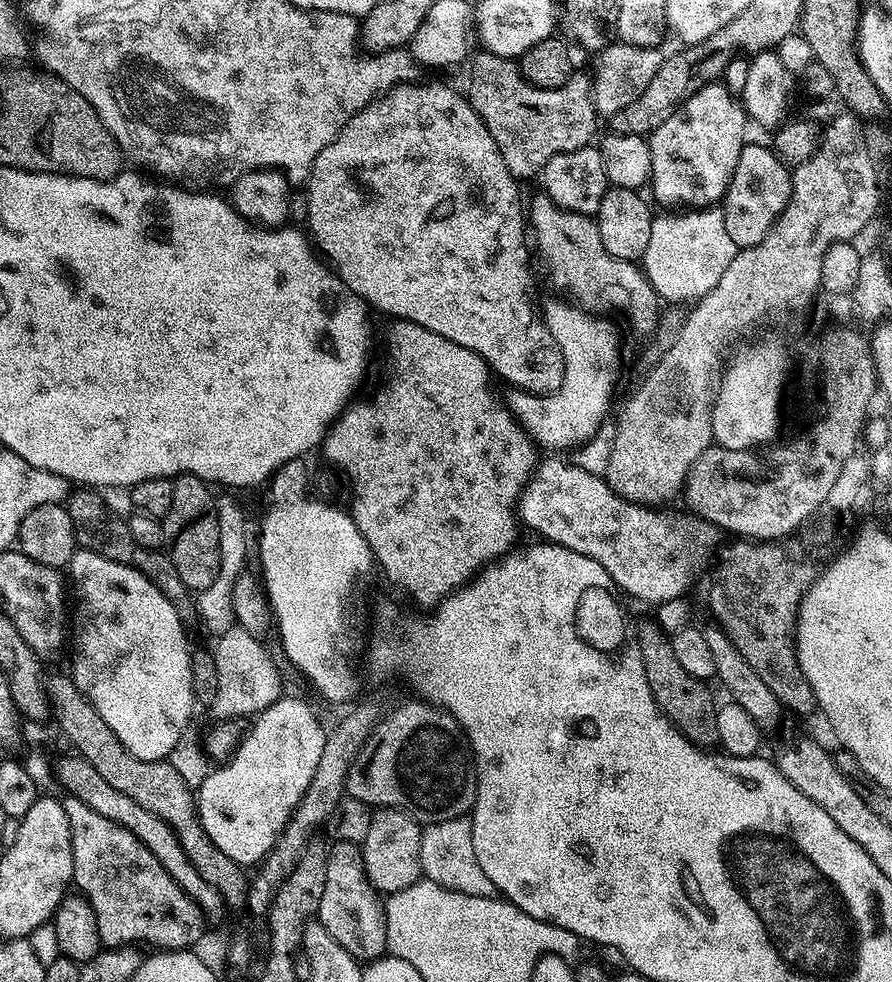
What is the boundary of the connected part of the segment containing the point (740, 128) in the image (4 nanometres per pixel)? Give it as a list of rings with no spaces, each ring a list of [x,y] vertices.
[[[722,82],[702,86],[698,94],[686,98],[684,105],[674,110],[674,114],[670,114],[670,118],[666,118],[666,122],[662,122],[662,126],[655,128],[647,137],[652,167],[650,189],[656,195],[655,203],[700,209],[723,201],[730,178],[734,178],[734,166],[738,166],[738,154],[742,154],[746,143],[744,127],[749,127],[749,124],[743,103]]]

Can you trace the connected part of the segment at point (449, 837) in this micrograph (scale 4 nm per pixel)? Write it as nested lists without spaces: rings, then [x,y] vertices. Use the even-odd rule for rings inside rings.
[[[465,817],[427,825],[421,833],[419,860],[423,877],[443,888],[458,890],[474,897],[488,897],[497,893],[494,882],[490,881],[477,862],[472,823]]]

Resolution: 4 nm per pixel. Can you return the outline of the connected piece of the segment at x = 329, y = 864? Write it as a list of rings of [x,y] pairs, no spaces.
[[[336,842],[331,846],[326,852],[326,886],[322,890],[318,922],[355,960],[373,962],[388,952],[384,900],[368,881],[361,845]]]

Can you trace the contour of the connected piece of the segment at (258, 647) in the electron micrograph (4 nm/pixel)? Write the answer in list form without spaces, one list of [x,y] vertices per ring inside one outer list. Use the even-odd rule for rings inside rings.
[[[233,624],[215,640],[212,653],[218,673],[218,693],[210,705],[213,717],[238,720],[240,716],[257,716],[283,695],[280,674],[259,637]]]

